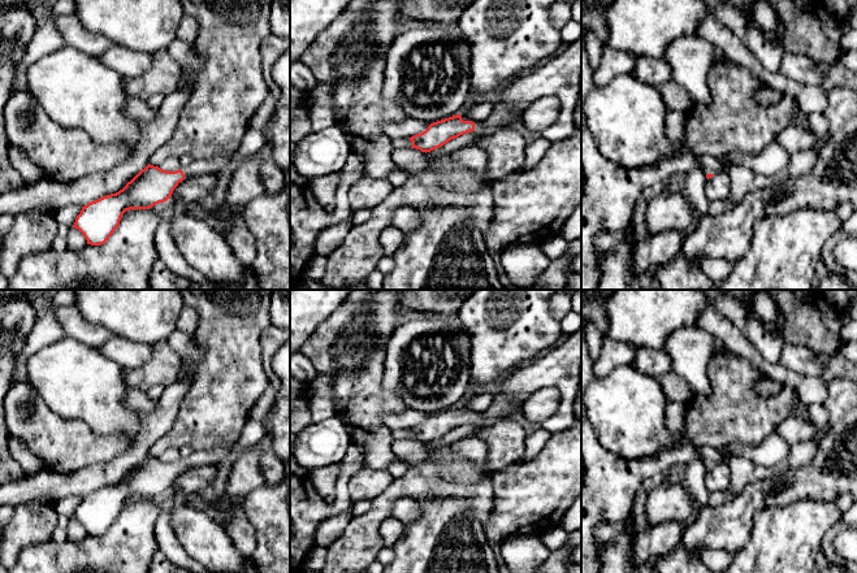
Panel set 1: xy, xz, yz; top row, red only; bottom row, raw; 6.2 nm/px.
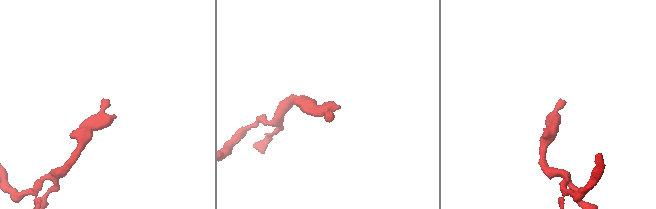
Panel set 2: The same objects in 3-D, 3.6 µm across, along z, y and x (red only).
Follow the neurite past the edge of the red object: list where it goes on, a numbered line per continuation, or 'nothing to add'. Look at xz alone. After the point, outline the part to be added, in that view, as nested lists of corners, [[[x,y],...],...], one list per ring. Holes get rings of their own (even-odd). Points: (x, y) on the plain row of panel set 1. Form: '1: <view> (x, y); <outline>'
1: xz (502, 407); [[[498,395],[493,399],[486,412],[475,413],[475,422],[482,422],[488,418],[508,418],[521,409],[523,401],[516,401],[507,395]]]

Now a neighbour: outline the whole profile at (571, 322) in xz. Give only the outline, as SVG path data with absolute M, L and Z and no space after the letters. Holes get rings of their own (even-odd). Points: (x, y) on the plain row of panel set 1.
M571 311L562 321L562 334L571 335L581 326L581 314Z

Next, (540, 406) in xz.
M547 386L529 395L521 405L520 412L532 422L541 425L559 408L560 392L557 387Z

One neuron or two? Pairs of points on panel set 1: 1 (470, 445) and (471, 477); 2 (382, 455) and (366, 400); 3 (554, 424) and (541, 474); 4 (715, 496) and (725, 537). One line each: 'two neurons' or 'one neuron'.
1: two neurons
2: one neuron
3: two neurons
4: two neurons

